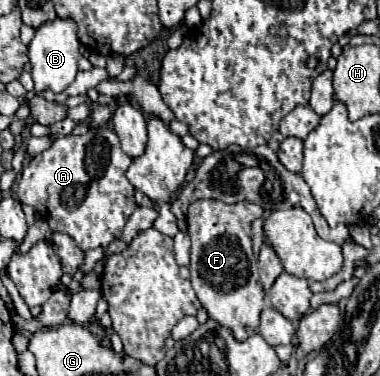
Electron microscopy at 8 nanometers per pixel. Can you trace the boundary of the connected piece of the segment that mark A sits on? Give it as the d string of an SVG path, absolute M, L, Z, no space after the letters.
M109 127L89 129L85 135L65 135L53 141L49 149L35 155L21 171L21 181L17 185L17 197L21 203L35 209L35 213L45 219L53 231L67 233L75 243L89 251L95 247L107 247L123 231L129 215L135 211L135 189L127 181L125 171L131 165L131 157L121 149L119 137Z

